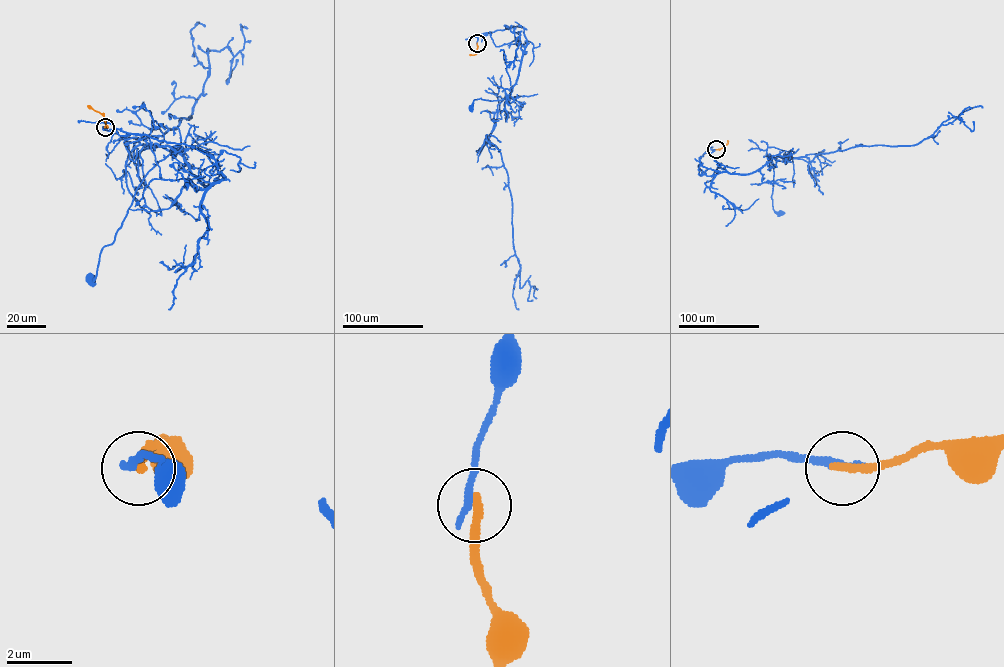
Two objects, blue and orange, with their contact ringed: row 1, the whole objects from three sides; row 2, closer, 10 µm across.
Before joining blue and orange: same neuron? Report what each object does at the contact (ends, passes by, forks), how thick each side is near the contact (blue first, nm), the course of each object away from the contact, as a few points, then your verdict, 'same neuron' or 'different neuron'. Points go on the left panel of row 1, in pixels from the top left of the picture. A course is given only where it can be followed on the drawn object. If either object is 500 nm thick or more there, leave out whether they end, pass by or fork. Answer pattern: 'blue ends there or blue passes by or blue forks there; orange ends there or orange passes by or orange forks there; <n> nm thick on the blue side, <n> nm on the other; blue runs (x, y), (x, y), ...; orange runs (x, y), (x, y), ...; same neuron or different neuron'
blue ends there; orange ends there; 280 nm thick on the blue side, 280 nm on the other; blue runs (104, 127), (107, 122), (201, 149), (225, 177), (205, 186), (178, 153), (159, 161), (135, 191), (91, 279); orange runs (104, 127), (103, 116), (87, 105); different neuron

